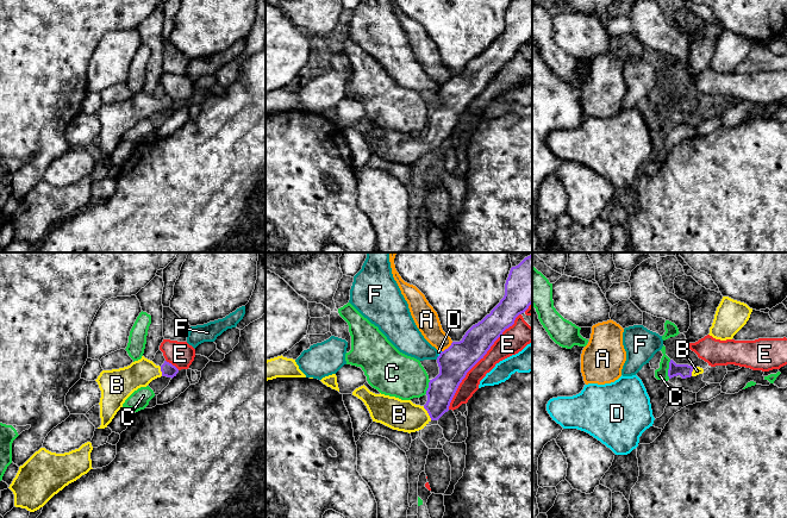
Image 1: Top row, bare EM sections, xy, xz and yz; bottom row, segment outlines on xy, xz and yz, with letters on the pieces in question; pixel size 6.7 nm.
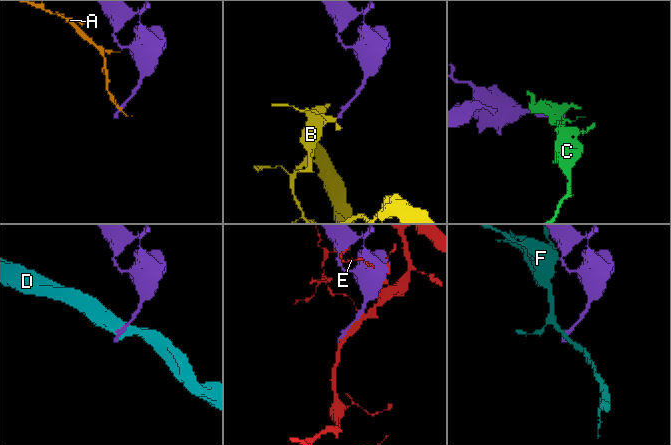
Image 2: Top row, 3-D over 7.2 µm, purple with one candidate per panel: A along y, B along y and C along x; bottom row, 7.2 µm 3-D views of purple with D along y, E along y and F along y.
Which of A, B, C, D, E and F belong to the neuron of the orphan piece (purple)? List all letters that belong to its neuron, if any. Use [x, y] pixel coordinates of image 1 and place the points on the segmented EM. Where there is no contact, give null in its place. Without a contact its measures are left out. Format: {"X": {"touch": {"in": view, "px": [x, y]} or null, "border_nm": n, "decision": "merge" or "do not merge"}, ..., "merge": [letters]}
{"A": {"touch": {"in": "xz", "px": [448, 348]}, "border_nm": 100, "decision": "do not merge"}, "B": {"touch": {"in": "xz", "px": [428, 412]}, "border_nm": 110, "decision": "merge"}, "C": {"touch": {"in": "yz", "px": [668, 369]}, "border_nm": 130, "decision": "do not merge"}, "D": {"touch": {"in": "xz", "px": [439, 354]}, "border_nm": 50, "decision": "do not merge"}, "E": {"touch": {"in": "xz", "px": [479, 360]}, "border_nm": 800, "decision": "do not merge"}, "F": {"touch": {"in": "xz", "px": [437, 357]}, "border_nm": 30, "decision": "do not merge"}, "merge": ["B"]}

